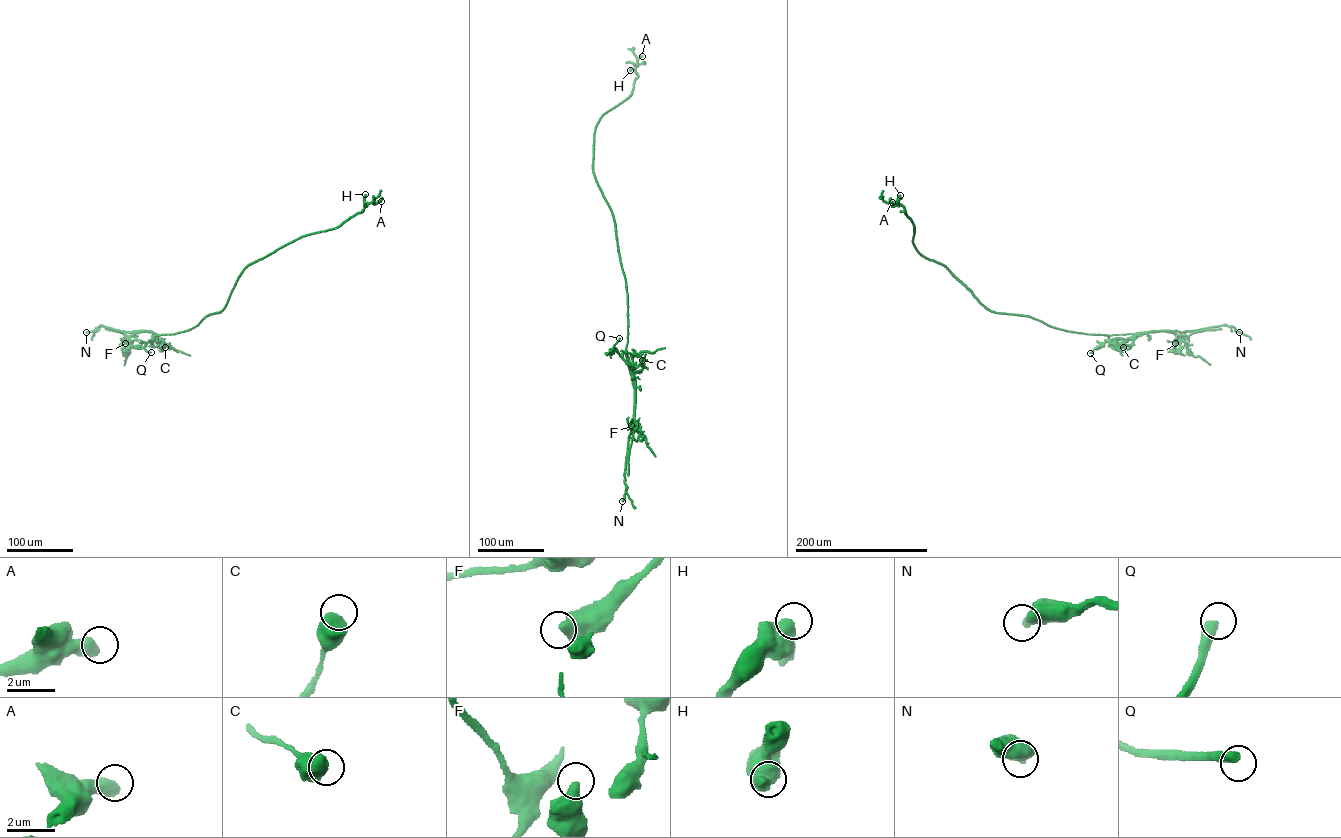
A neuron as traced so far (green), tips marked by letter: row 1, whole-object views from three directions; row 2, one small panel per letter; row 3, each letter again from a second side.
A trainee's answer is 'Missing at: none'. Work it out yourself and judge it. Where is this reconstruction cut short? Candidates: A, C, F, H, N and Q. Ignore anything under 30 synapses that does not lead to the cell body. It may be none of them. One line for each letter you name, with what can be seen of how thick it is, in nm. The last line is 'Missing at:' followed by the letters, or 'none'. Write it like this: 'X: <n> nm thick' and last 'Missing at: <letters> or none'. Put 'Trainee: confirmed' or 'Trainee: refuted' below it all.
Q: 440 nm thick
Missing at: Q
Trainee: refuted

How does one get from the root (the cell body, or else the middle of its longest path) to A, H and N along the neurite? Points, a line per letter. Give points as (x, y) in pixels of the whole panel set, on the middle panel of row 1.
A: (617, 242), (612, 213), (593, 171), (594, 136), (602, 115), (630, 96), (638, 76), (635, 67), (642, 56)
H: (617, 242), (612, 213), (593, 171), (594, 136), (602, 115), (630, 96), (638, 76), (635, 70), (630, 70)
N: (617, 242), (627, 297), (625, 354), (634, 390), (633, 423), (629, 437), (626, 491), (622, 501)

